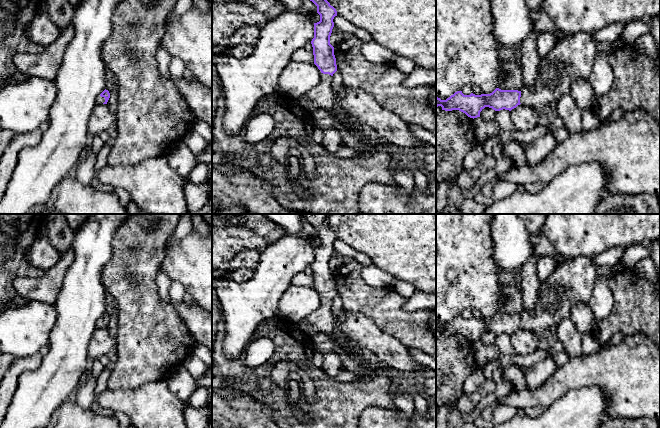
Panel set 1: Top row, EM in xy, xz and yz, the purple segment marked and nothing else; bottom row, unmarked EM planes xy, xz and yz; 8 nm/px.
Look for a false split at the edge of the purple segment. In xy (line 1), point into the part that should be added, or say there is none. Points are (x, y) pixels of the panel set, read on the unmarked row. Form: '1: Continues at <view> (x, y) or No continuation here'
1: Continues at xy (100, 324)

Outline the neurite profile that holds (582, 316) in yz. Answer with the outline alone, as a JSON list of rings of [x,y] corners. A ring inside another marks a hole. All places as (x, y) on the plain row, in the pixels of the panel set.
[[[577,303],[571,308],[571,319],[581,334],[594,336],[597,332],[597,319],[588,305]]]

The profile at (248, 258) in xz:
[[[257,250],[241,251],[229,262],[229,271],[232,272],[242,267],[255,269],[260,261],[260,256],[261,252]]]

